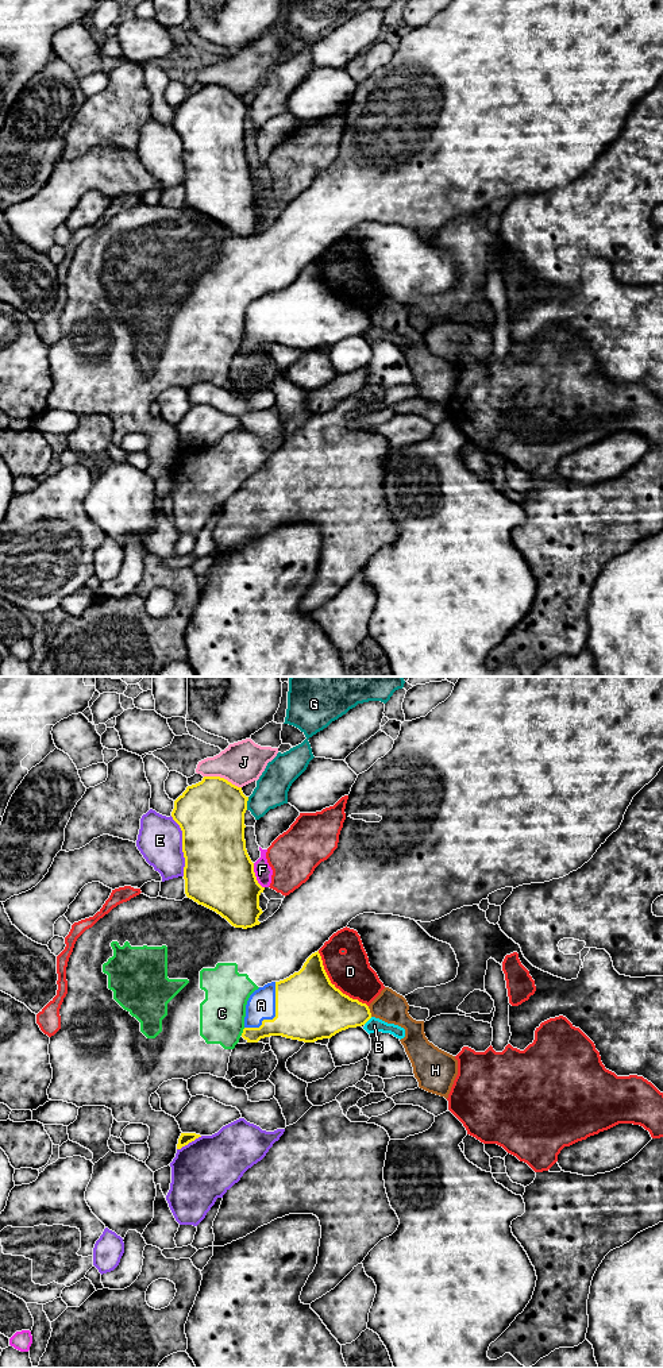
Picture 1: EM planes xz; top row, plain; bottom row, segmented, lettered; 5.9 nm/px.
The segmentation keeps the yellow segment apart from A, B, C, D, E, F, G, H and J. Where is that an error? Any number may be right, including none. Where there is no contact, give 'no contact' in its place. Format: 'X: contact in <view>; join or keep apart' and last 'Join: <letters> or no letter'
A: contact in xz; join
B: contact in xz; keep apart
C: contact in xz; keep apart
D: contact in xz; keep apart
E: contact in xz; keep apart
F: contact in xz; keep apart
G: contact in xz; keep apart
H: contact in xz; keep apart
J: contact in xz; keep apart
Join: A

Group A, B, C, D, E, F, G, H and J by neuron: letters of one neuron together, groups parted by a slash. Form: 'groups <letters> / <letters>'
groups A / B / C / D / E / F / G / H / J

